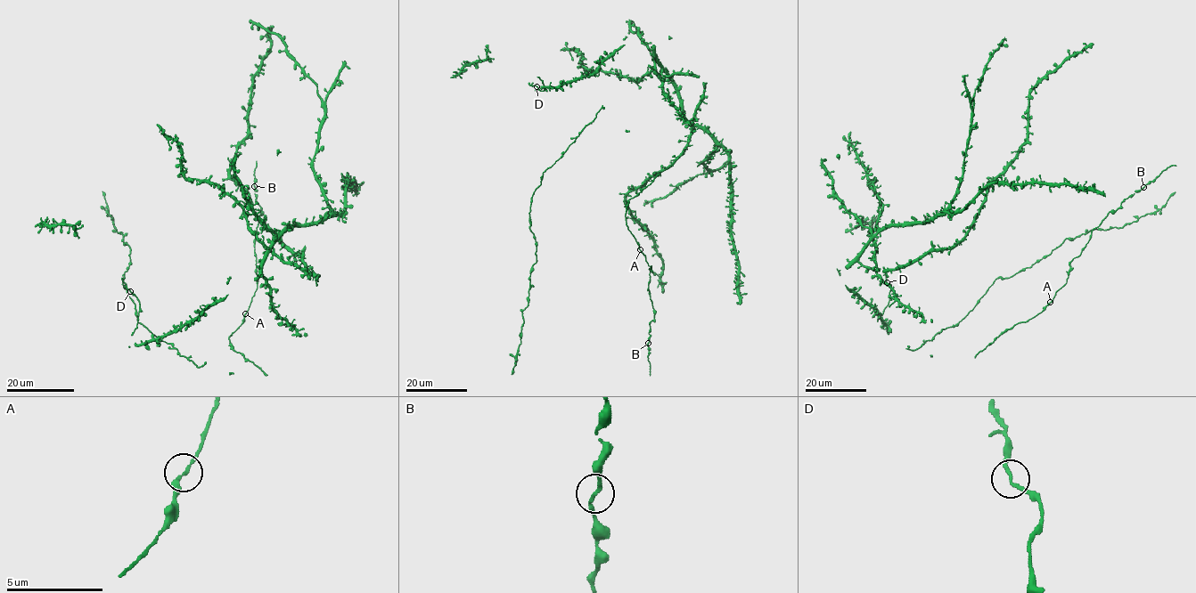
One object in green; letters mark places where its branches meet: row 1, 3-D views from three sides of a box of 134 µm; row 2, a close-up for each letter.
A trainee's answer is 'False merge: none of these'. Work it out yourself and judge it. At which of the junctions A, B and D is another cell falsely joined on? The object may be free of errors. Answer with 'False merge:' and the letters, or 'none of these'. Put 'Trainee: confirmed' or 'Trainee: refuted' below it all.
False merge: none of these
Trainee: confirmed

